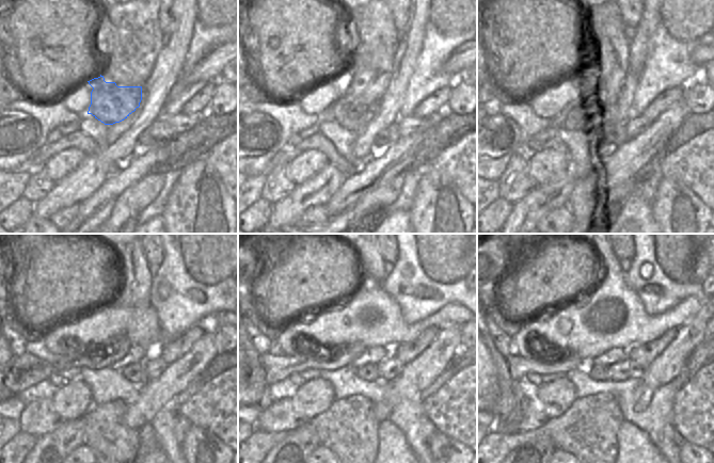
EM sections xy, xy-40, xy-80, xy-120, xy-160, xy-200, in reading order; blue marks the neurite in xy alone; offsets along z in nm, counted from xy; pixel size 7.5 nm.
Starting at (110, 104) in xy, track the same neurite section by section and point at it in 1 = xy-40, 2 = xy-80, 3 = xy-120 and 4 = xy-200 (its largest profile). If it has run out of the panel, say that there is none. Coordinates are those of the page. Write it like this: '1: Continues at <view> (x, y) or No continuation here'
1: Continues at xy-40 (352, 112)
2: Continues at xy-80 (580, 120)
3: Continues at xy-120 (136, 354)
4: Continues at xy-200 (615, 355).

